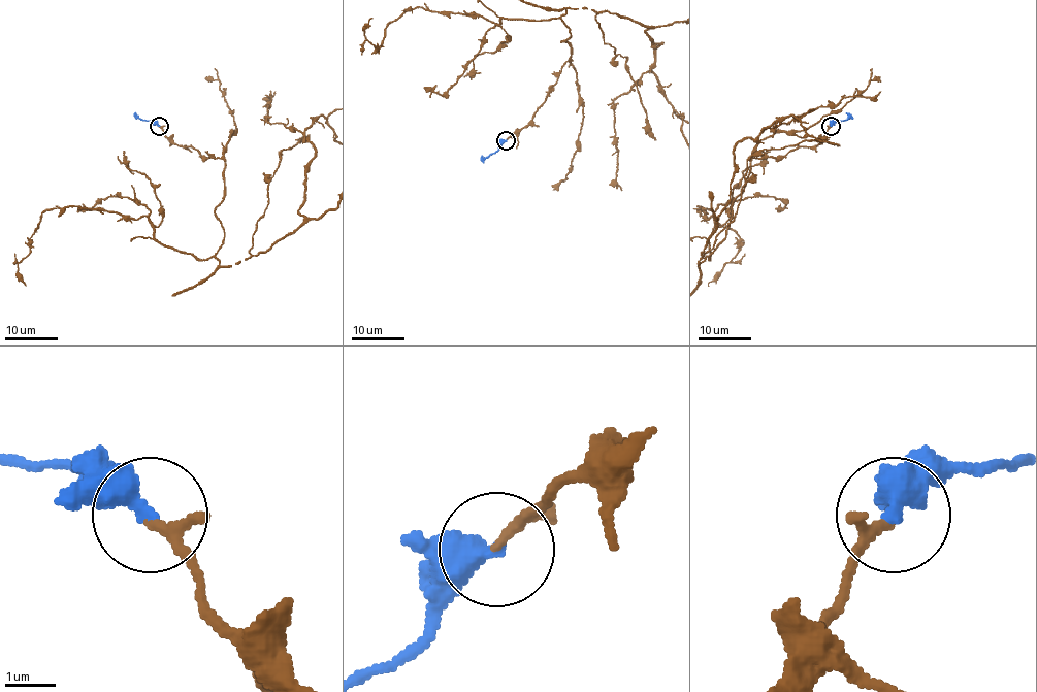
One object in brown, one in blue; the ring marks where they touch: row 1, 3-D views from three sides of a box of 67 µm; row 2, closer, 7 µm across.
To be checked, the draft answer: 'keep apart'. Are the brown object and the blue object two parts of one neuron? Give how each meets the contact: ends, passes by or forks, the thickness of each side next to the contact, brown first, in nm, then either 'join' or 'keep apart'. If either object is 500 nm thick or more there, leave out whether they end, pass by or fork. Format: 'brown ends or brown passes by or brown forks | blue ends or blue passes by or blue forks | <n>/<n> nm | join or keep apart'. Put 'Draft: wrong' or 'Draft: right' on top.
Draft: wrong
brown passes by | blue ends | 150/480 nm | join

